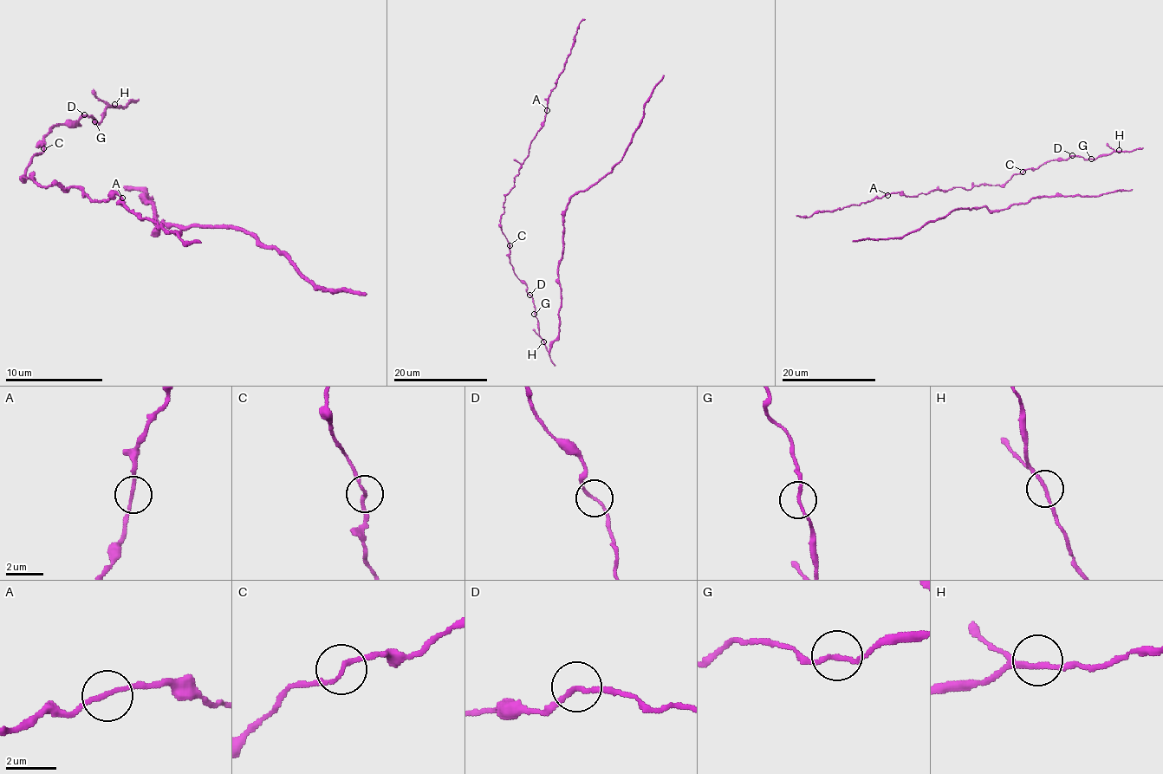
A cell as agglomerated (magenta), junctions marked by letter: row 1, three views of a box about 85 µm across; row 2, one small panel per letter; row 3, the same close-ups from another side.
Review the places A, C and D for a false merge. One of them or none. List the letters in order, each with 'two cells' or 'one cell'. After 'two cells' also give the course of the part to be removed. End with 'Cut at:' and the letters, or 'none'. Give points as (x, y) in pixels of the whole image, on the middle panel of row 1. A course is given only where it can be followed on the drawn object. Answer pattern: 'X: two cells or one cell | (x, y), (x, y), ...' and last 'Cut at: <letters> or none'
A: one cell
C: one cell
D: two cells
Cut at: D

